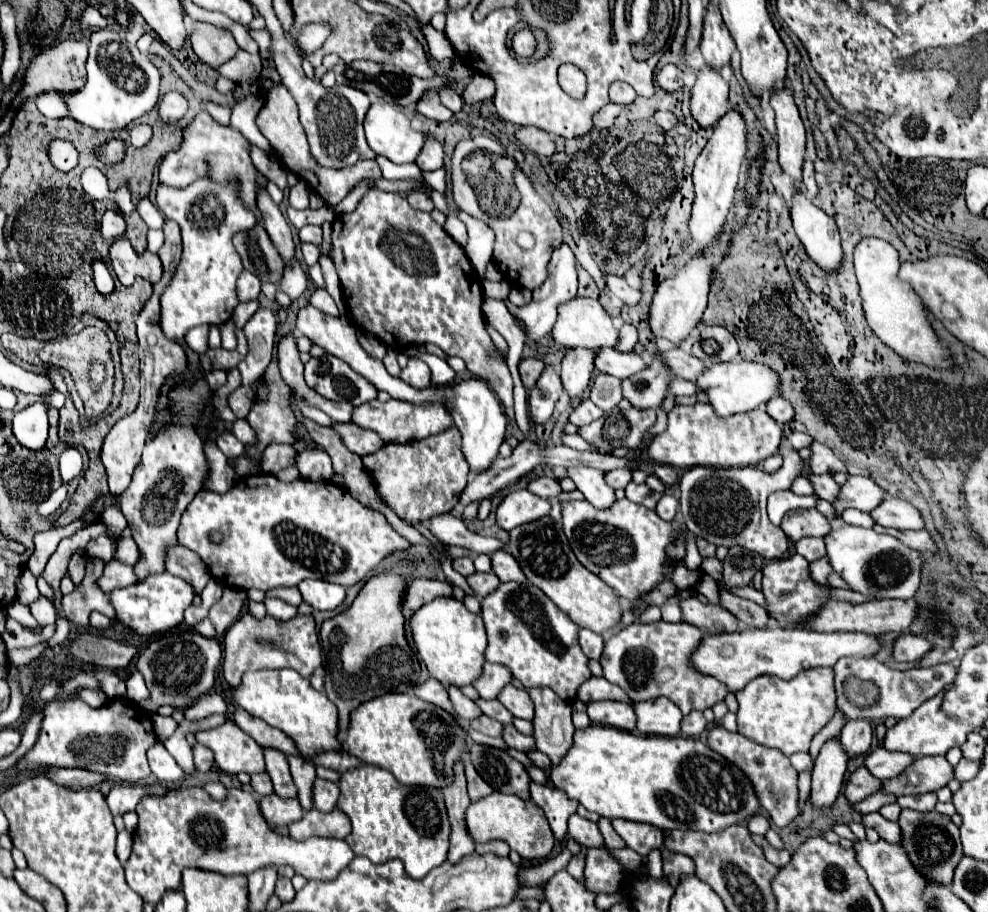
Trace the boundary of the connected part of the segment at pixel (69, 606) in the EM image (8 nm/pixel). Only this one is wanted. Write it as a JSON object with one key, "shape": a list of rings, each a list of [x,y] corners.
{"shape":[[[90,558],[86,564],[86,576],[82,584],[72,594],[62,598],[62,608],[74,626],[88,626],[88,616],[92,610],[98,610],[108,618],[114,618],[114,610],[108,602],[108,596],[96,586],[96,580],[100,578],[104,566],[104,560]]]}

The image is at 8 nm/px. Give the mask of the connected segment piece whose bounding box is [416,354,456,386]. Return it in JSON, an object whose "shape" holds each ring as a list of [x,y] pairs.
{"shape":[[[418,354],[416,358],[426,362],[428,368],[432,370],[432,384],[434,386],[446,386],[454,380],[456,372],[450,368],[450,364],[446,360],[442,360],[438,356],[432,356],[432,354]]]}

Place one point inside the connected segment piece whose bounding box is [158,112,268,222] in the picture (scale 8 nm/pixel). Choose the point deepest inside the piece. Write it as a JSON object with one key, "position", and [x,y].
{"position":[220,153]}

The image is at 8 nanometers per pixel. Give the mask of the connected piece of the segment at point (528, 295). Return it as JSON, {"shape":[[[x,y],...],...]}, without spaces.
{"shape":[[[513,288],[509,294],[509,300],[516,306],[527,304],[532,299],[532,292],[527,288]]]}

